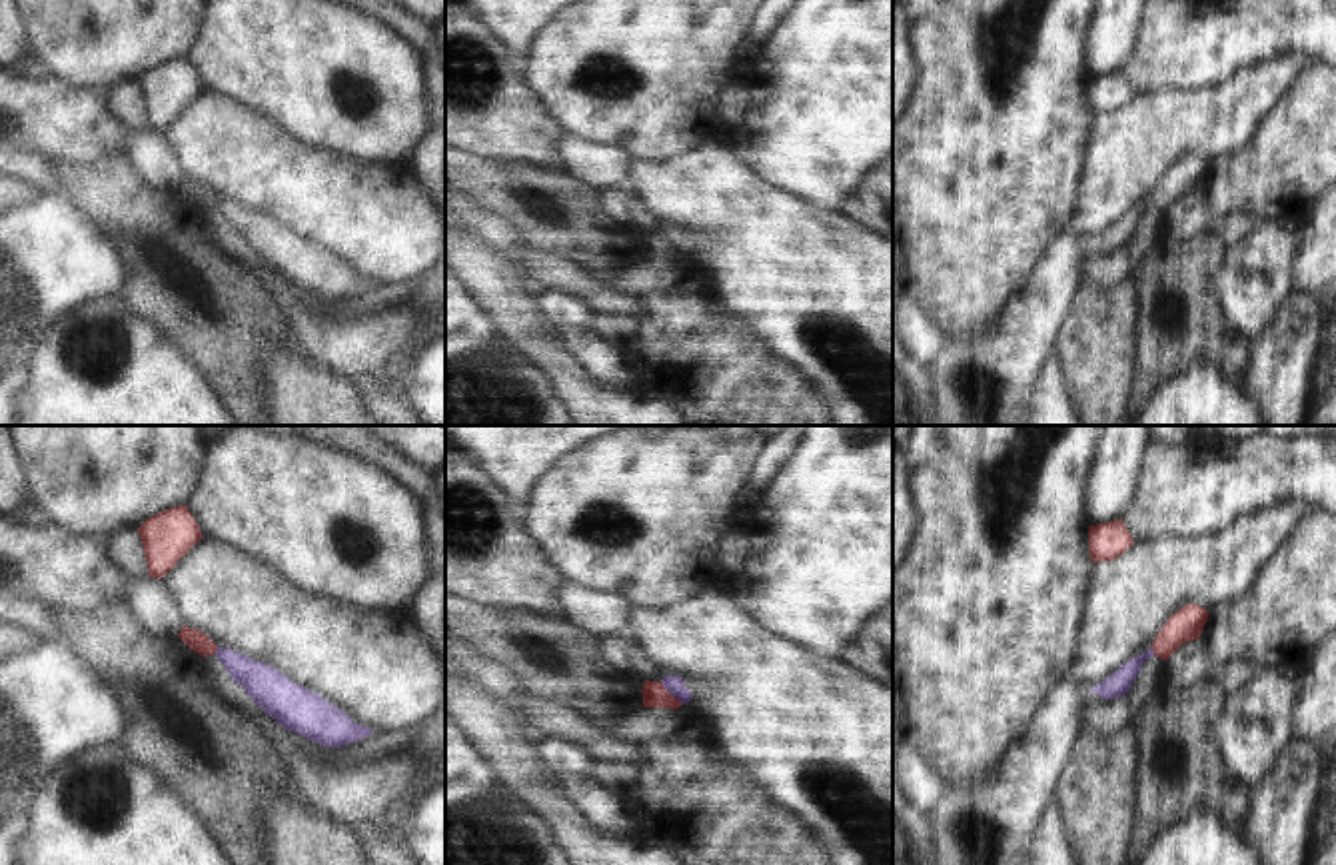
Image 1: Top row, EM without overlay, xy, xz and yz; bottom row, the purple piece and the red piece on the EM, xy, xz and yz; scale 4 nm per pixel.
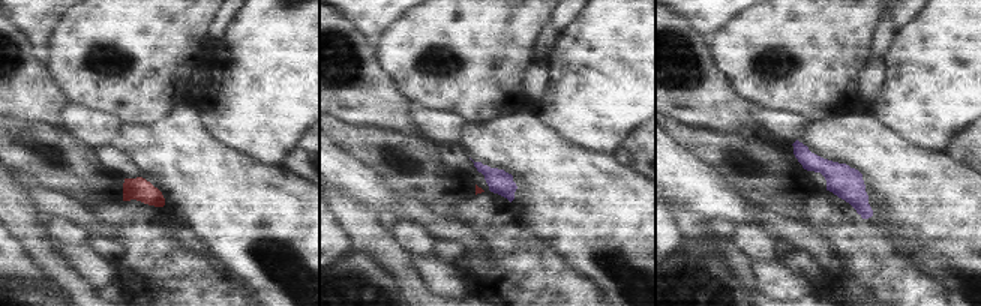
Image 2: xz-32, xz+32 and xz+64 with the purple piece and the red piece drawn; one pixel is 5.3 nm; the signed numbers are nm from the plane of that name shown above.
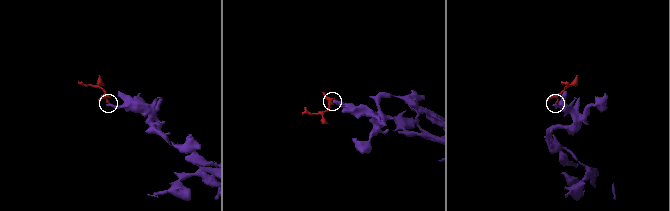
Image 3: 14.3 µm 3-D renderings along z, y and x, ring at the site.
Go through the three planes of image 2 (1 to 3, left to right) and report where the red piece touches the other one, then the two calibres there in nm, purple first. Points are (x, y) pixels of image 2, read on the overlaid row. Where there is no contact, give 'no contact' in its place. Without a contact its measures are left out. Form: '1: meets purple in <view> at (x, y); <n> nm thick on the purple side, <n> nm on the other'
1: no contact
2: no contact
3: no contact

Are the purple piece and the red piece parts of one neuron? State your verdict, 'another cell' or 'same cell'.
another cell

